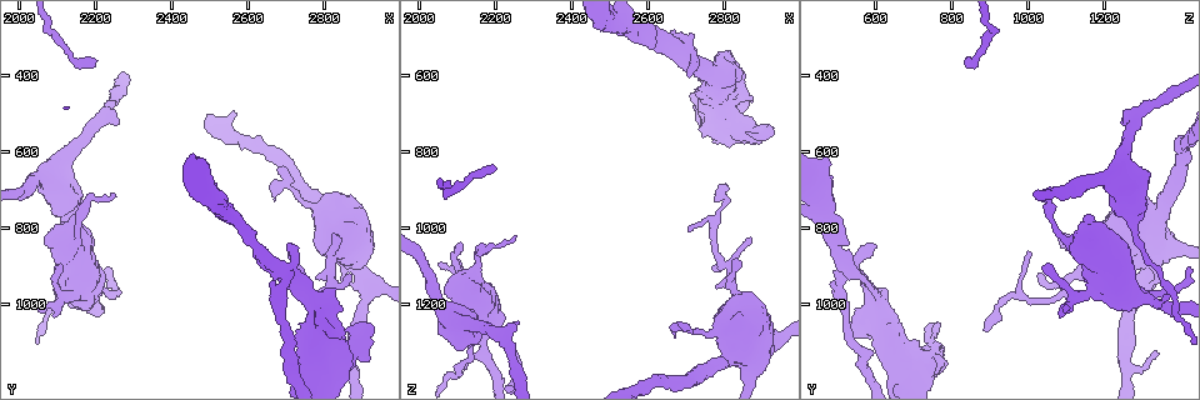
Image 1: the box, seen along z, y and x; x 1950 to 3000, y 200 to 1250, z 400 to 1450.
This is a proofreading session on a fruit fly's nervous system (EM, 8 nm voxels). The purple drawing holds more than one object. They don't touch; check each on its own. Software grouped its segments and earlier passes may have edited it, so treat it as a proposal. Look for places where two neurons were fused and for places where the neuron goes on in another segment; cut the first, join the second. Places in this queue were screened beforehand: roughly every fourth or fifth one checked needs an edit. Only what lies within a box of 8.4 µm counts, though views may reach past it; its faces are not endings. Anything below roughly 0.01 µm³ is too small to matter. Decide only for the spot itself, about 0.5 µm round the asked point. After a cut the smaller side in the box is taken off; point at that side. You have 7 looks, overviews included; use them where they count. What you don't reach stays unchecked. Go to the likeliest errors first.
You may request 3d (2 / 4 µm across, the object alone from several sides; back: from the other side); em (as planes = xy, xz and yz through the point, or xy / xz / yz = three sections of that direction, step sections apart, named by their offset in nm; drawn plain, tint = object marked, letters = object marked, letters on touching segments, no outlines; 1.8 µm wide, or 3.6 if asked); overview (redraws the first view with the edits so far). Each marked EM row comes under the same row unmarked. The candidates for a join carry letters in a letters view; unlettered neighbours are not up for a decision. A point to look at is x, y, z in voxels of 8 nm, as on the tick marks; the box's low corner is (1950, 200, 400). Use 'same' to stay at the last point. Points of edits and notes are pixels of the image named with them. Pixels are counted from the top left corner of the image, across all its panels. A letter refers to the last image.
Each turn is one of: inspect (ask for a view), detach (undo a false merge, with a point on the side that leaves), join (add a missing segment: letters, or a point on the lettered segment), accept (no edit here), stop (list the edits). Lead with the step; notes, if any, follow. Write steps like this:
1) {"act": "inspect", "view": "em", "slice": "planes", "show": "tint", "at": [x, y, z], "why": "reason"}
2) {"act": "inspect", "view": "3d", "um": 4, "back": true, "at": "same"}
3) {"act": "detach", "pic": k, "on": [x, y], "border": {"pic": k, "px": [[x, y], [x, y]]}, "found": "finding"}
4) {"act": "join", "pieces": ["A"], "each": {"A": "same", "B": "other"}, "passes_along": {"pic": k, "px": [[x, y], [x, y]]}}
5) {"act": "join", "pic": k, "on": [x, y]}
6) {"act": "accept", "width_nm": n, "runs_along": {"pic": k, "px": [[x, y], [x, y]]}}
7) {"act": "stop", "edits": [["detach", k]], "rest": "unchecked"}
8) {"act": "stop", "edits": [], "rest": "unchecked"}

{"act": "inspect", "view": "3d", "um": 4, "at": [2695, 910, 530], "why": "a fork"}

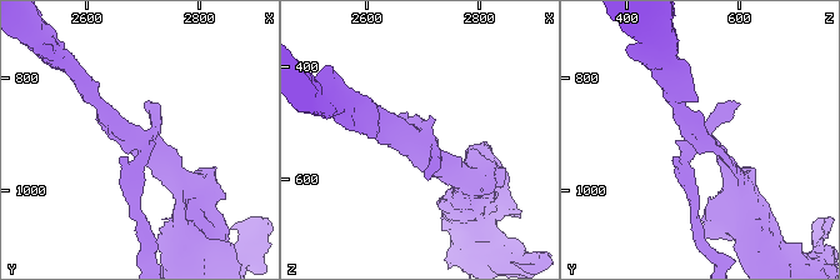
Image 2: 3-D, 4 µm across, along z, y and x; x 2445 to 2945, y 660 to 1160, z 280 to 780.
{"act": "inspect", "view": "em", "slice": "planes", "show": "letters", "at": [2700, 915, 530]}

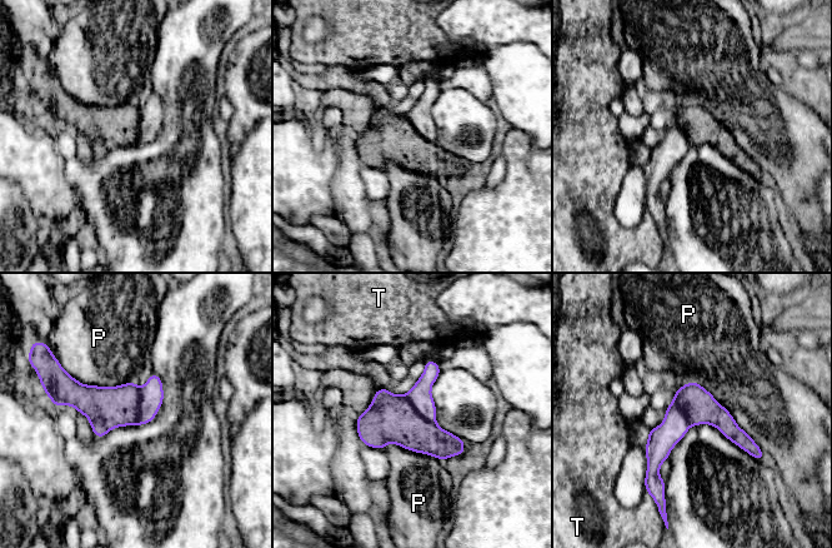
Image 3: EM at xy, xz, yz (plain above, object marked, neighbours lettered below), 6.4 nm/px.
{"act": "detach", "pic": 3, "on": [151, 394], "each": {"P": "other", "T": "other"}, "part_leaving": {"pic": 3, "px": [[673, 404], [653, 477]]}, "found": "a second neuron is stuck on"}

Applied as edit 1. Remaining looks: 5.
{"act": "inspect", "view": "overview"}

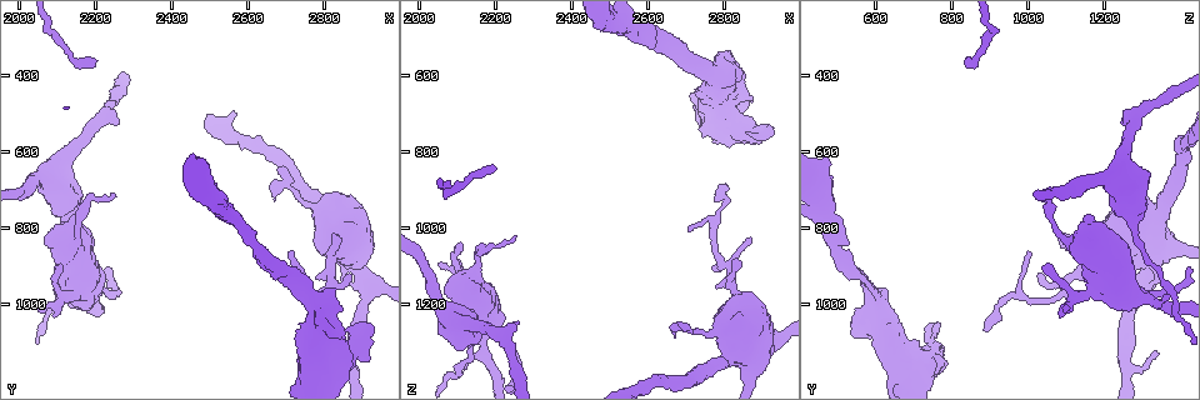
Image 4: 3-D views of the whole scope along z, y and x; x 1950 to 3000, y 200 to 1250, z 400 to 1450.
{"act": "inspect", "view": "em", "slice": "xy", "step": 4, "show": "tint", "at": [2905, 940, 1300], "why": "small branch off a trunk"}

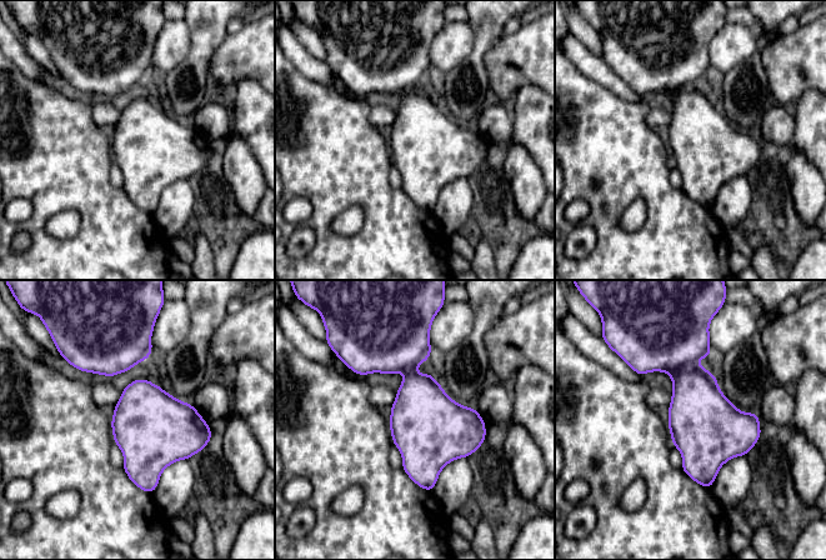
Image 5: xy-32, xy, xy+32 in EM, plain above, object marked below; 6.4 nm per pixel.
{"act": "inspect", "view": "em", "slice": "planes", "show": "letters", "at": "same"}

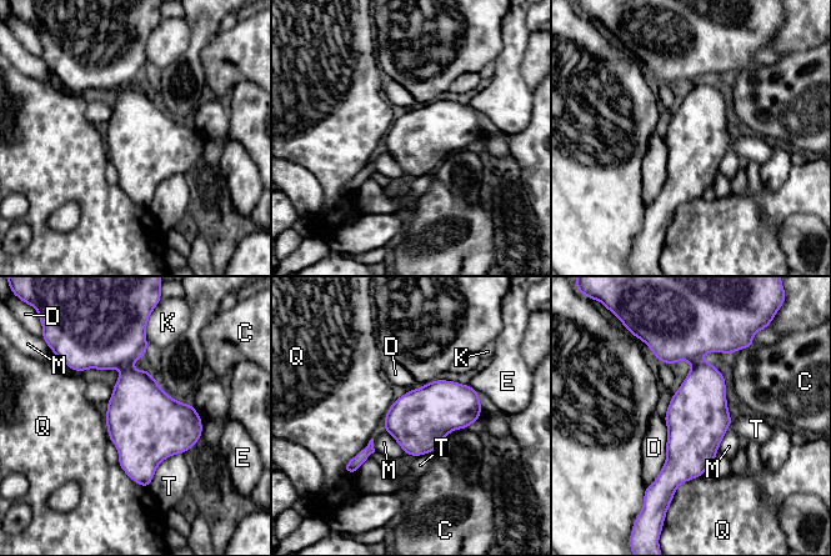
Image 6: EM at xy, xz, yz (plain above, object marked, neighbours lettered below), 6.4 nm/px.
{"act": "detach", "pic": 6, "on": [701, 399], "each": {"C": "other", "D": "other", "E": "other", "K": "other", "M": "other", "Q": "other", "T": "other"}, "found": "two neurons meet here"}

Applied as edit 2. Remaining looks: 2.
{"act": "inspect", "view": "3d", "um": 2, "at": [2050, 1010, 1095], "why": "branch stops here"}

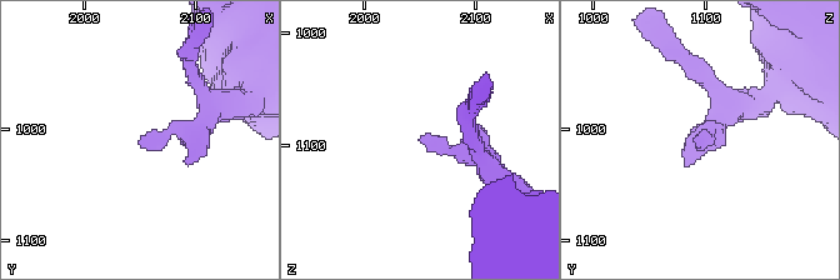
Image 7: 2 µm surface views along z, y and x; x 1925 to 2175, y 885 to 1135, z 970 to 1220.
{"act": "inspect", "view": "em", "slice": "planes", "show": "letters", "at": [2050, 1014, 1092]}

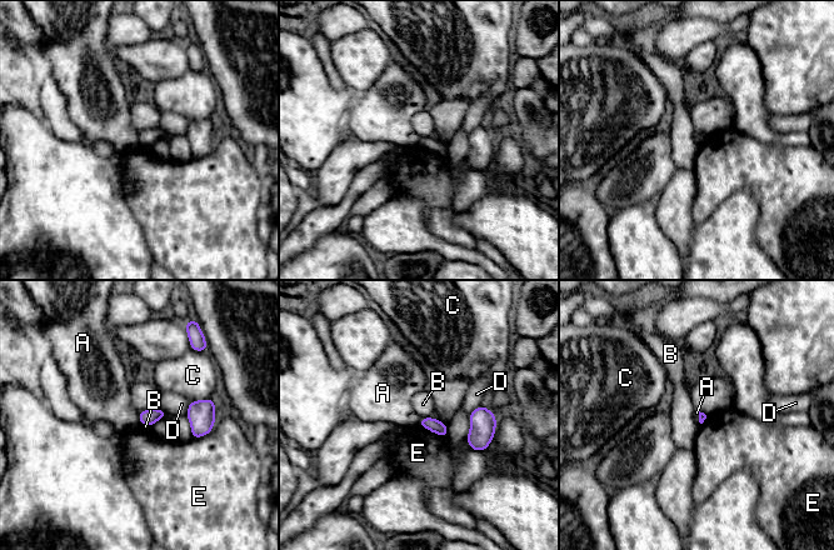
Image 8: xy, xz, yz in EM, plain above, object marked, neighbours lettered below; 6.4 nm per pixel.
{"act": "accept", "each": {"A": "other", "B": "other", "C": "other", "D": "other", "E": "other"}, "border": {"pic": 8, "px": [[138, 411], [138, 421], [140, 424]]}, "found": "no lettered segment goes on from it"}

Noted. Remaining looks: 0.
{"act": "stop", "edits": [["detach", 3], ["detach", 6]], "rest": "unchecked"}

